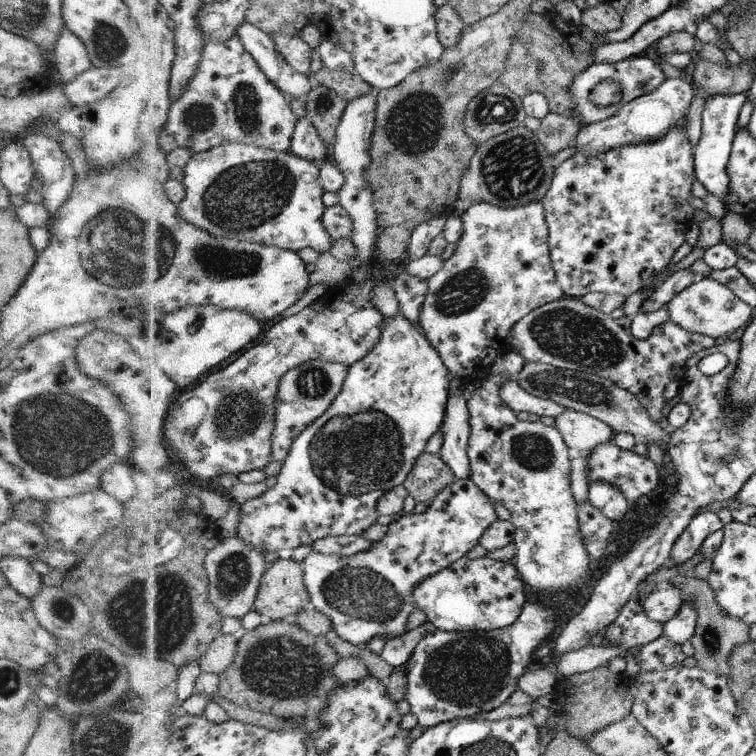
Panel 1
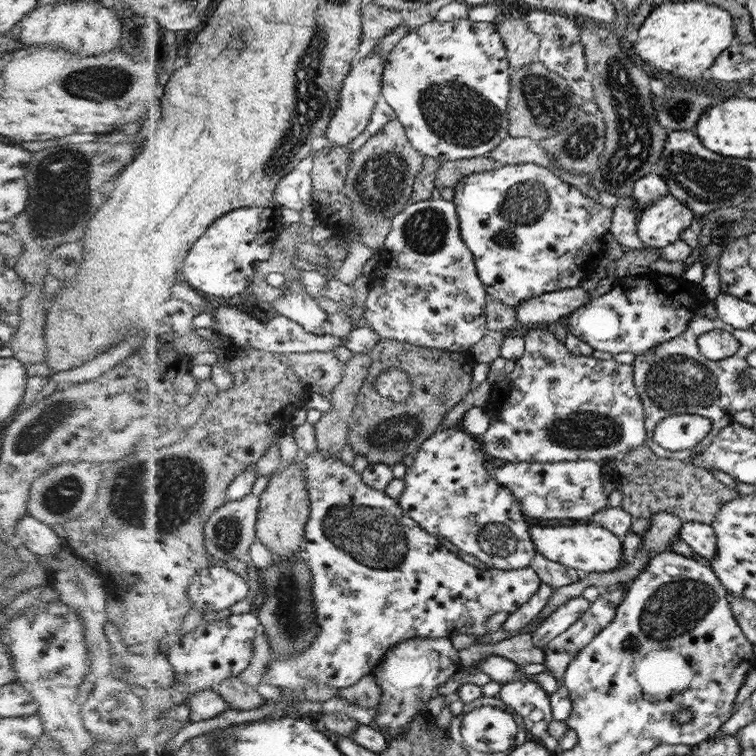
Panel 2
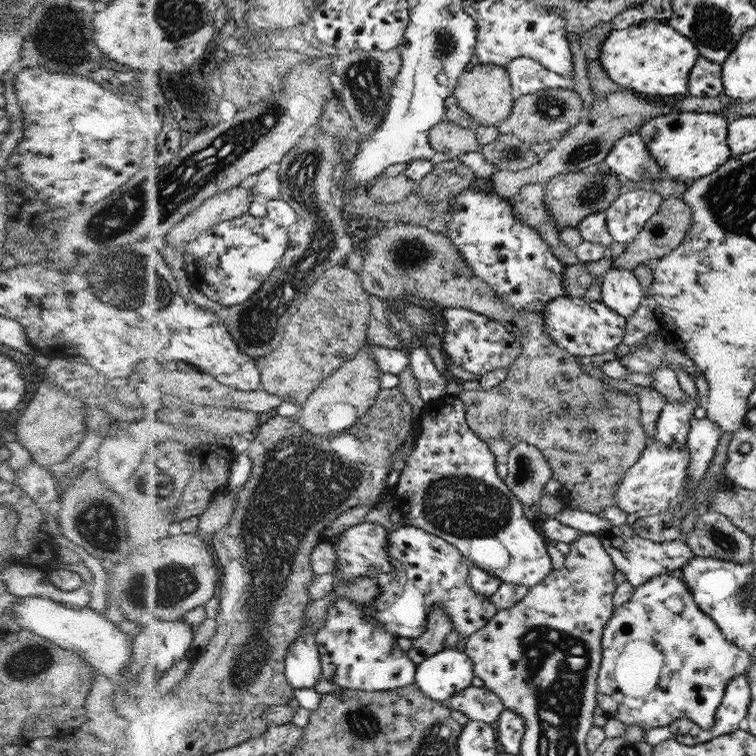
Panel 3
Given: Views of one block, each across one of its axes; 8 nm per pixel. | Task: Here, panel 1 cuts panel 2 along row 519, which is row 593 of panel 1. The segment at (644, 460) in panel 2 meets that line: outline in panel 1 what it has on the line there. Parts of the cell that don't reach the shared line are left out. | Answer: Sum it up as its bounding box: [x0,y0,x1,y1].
[669,574,751,678]

